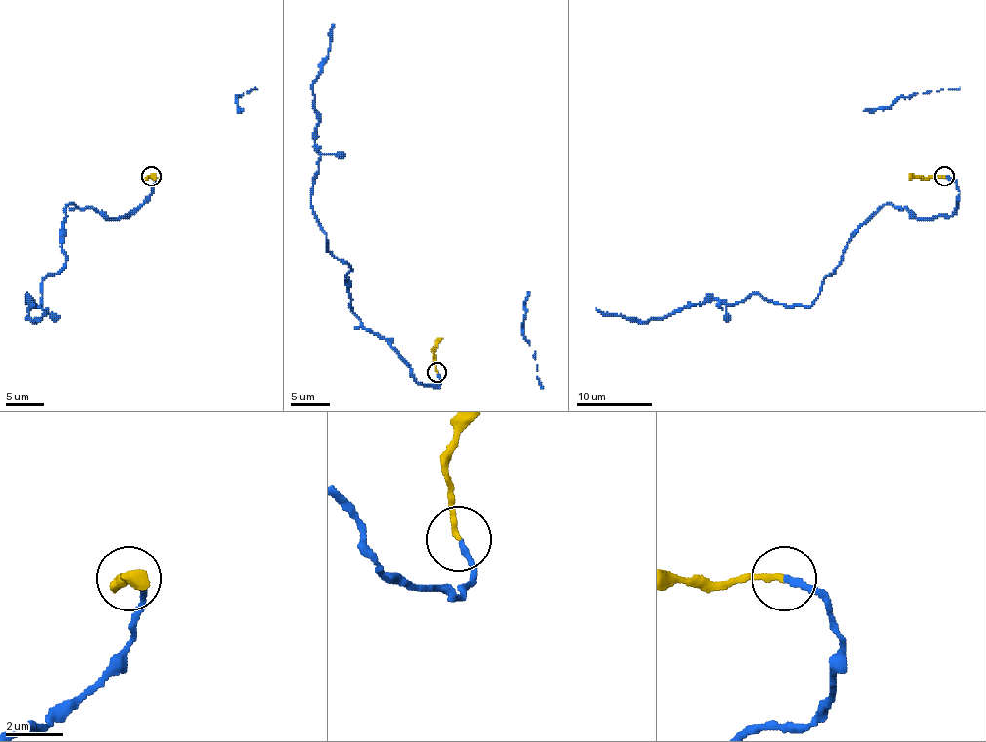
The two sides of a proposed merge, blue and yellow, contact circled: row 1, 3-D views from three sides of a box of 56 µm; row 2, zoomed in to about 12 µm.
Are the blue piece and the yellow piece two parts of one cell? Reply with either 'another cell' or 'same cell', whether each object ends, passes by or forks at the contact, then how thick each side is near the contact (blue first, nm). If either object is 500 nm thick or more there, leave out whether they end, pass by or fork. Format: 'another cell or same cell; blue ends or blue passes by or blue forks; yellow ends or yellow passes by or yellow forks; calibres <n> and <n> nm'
same cell; blue ends; yellow ends; calibres 190 and 190 nm

